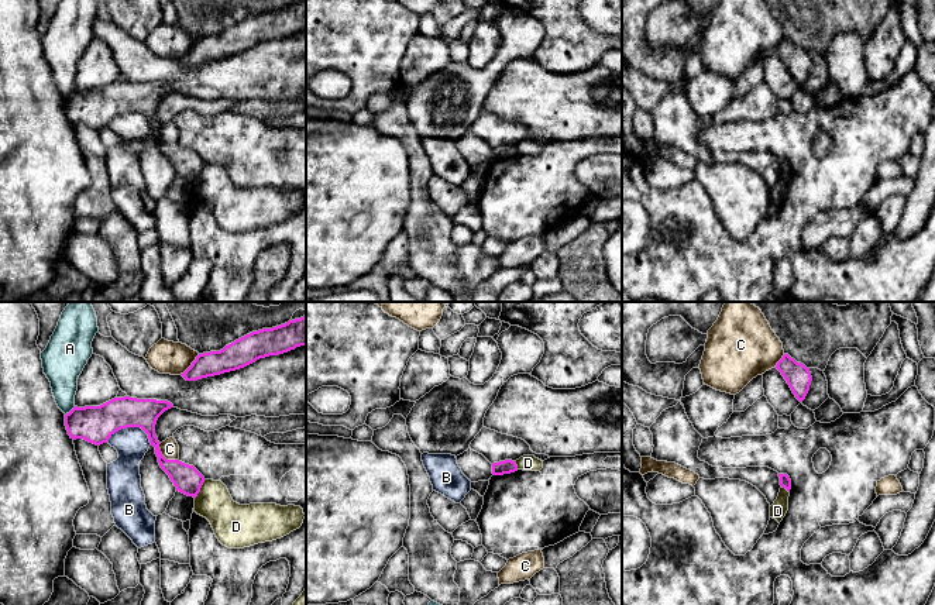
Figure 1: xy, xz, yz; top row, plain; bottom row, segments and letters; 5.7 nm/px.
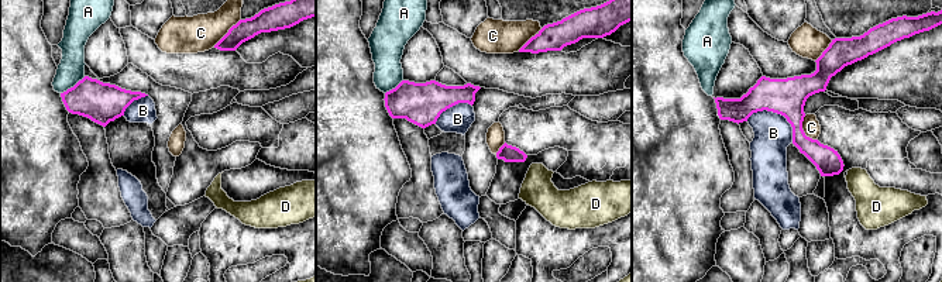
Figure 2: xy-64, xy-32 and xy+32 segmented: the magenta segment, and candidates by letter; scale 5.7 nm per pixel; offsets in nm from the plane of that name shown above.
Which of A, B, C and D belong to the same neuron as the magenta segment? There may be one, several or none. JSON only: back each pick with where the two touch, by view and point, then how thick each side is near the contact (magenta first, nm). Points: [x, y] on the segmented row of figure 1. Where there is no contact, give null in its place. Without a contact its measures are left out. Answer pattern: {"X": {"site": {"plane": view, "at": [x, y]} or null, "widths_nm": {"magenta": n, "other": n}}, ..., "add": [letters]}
{"add": []}

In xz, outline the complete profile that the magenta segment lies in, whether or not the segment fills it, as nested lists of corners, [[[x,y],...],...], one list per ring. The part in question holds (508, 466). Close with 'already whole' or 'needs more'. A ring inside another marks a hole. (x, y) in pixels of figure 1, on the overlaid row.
[[[505,460],[492,464],[492,474],[494,475],[503,475],[518,471],[516,461]]] | already whole

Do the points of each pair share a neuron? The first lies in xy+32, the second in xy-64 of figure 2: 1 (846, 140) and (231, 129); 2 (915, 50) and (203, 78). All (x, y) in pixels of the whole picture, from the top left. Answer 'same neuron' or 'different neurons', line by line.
1: same neuron
2: same neuron

